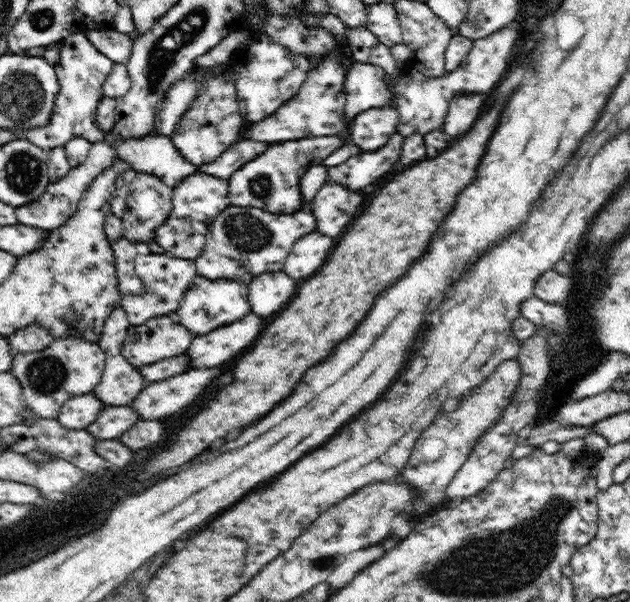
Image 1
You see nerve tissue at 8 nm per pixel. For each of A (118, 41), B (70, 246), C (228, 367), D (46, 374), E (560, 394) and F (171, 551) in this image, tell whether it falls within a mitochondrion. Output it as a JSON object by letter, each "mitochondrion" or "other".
{"A":"other","B":"other","C":"other","D":"mitochondrion","E":"other","F":"other"}

